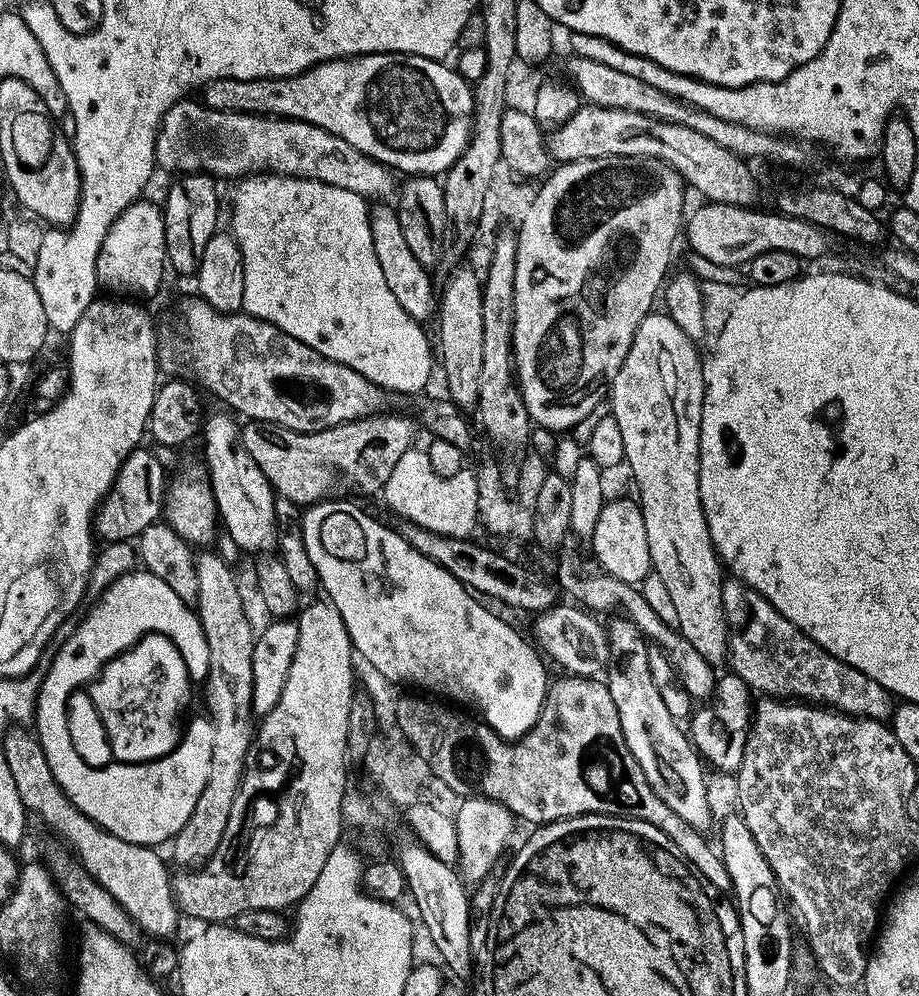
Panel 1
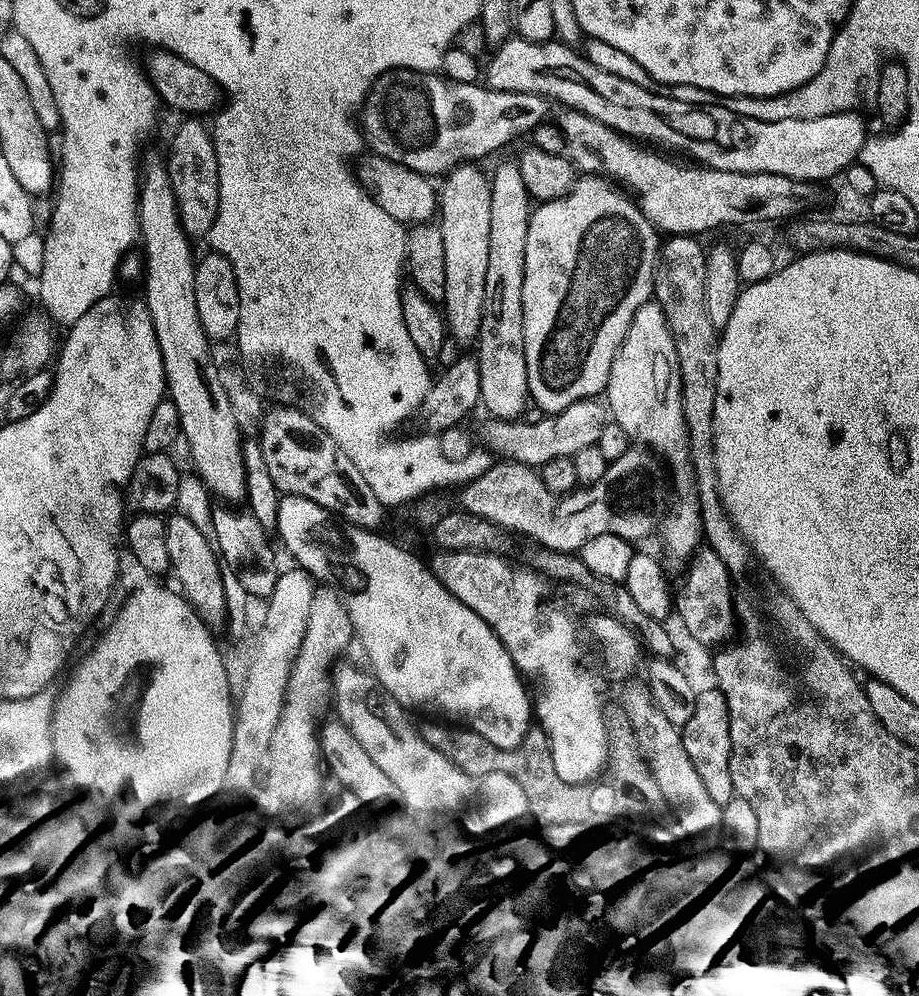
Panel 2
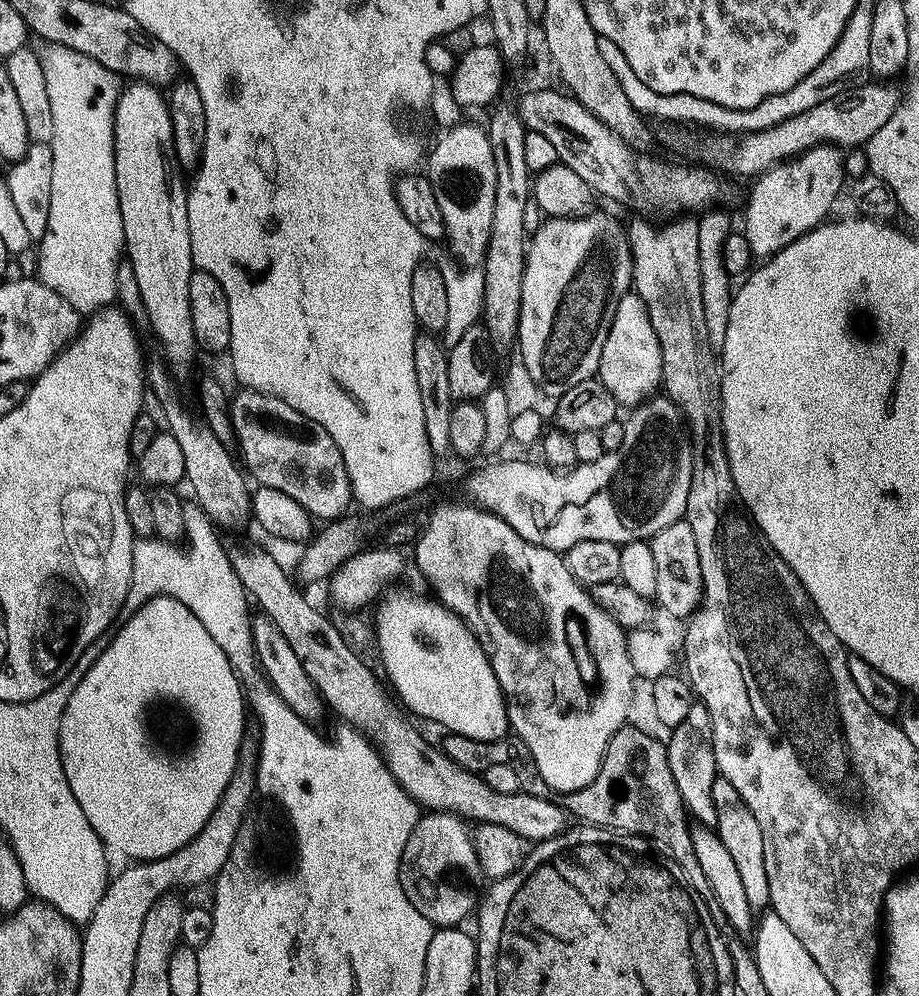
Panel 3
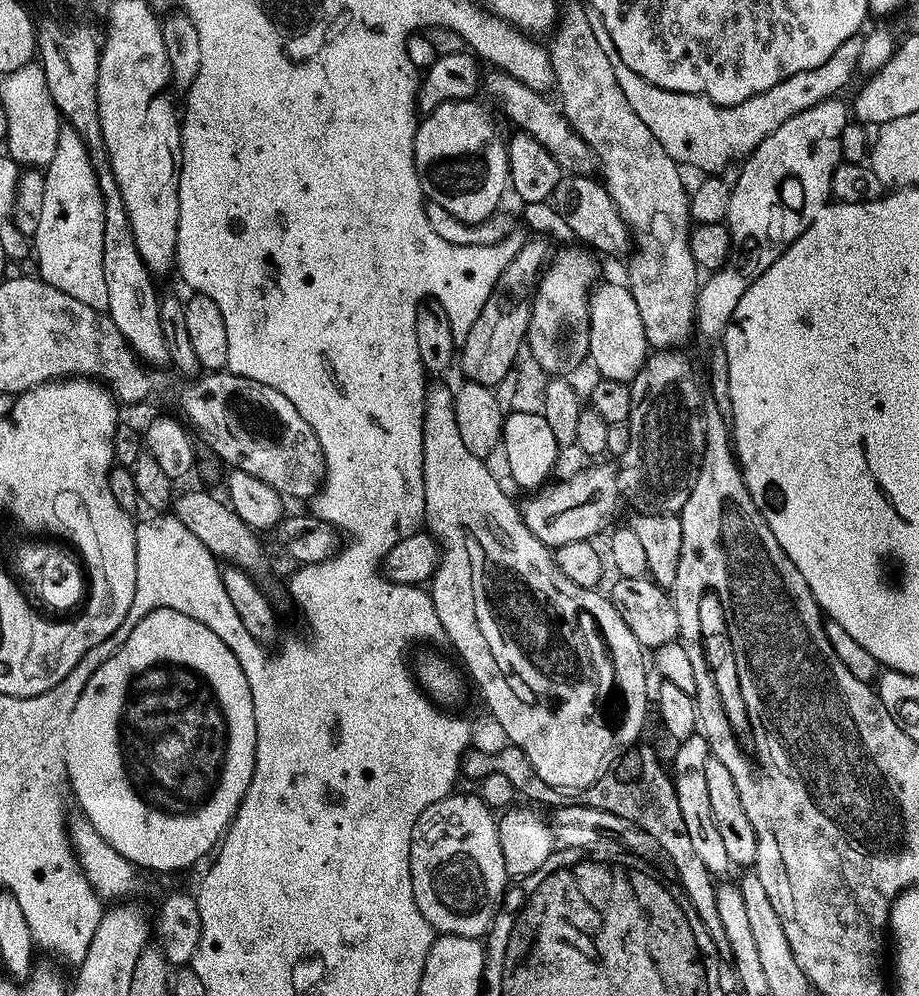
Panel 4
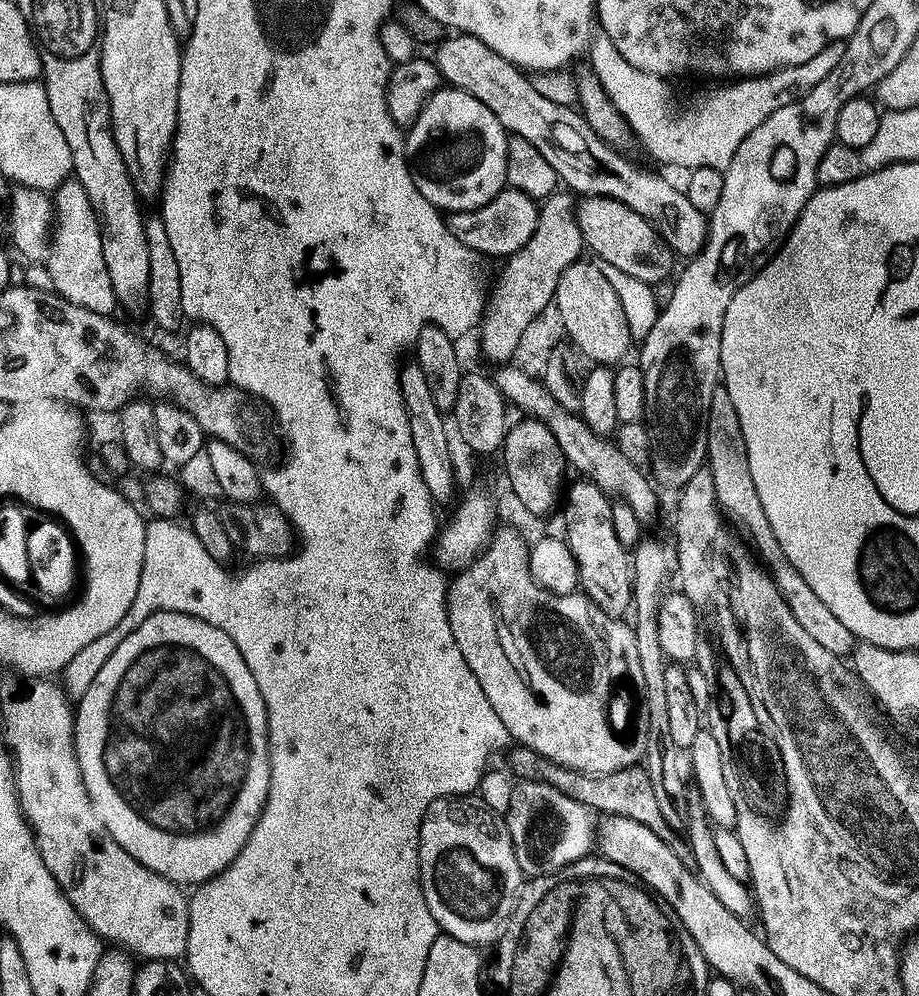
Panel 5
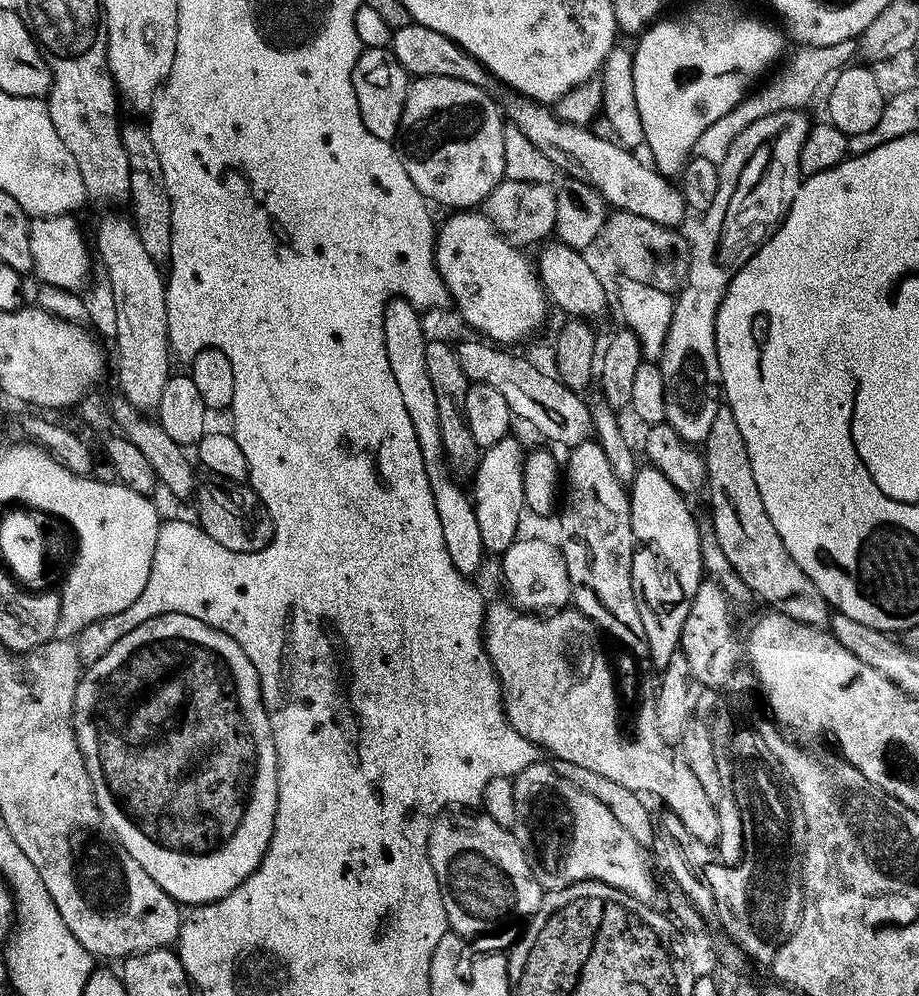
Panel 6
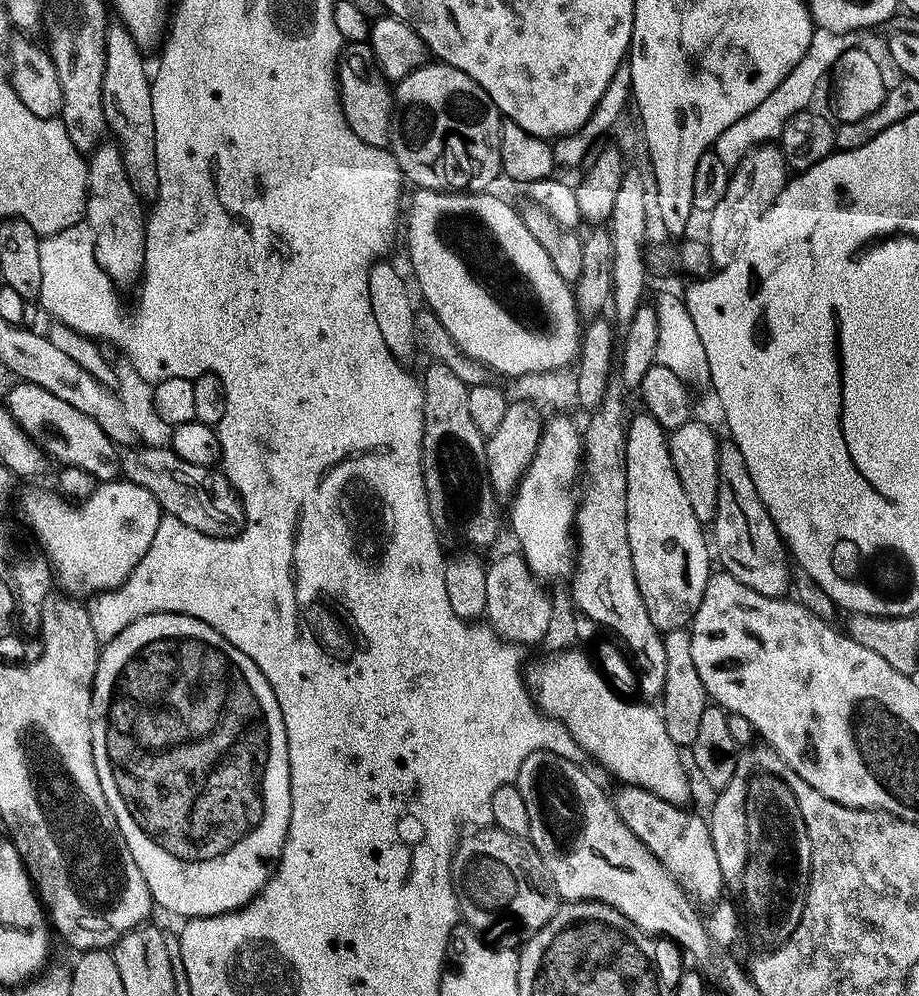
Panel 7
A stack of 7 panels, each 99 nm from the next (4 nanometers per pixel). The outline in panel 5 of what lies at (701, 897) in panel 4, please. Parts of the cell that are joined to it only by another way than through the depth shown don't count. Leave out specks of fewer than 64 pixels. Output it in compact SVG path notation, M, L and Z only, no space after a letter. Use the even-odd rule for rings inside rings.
M524 745L513 747L509 754L509 769L512 772L520 772L520 780L543 780L554 786L558 791L574 798L580 804L588 806L597 813L600 811L600 814L603 815L633 818L636 822L641 822L642 825L649 827L663 841L668 843L673 841L674 831L664 820L664 815L660 811L652 784L645 769L633 766L624 768L622 771L612 773L606 777L595 777L589 776L585 772L562 767L560 764L546 759L544 755L530 750Z

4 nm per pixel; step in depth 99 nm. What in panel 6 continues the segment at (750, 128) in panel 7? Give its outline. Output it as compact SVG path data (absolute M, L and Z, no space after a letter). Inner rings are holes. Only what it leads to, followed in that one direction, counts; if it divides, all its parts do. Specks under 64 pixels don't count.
M847 39L846 42L834 43L832 46L810 47L805 45L795 50L788 65L765 88L757 87L755 91L741 100L737 108L730 110L730 114L718 118L718 122L714 122L714 126L710 126L706 134L698 138L694 149L696 156L709 159L710 162L719 165L730 150L730 142L734 142L734 138L738 138L738 134L742 134L746 126L754 126L754 122L758 122L760 118L786 110L807 109L812 95L823 86L824 78L844 68L853 59L851 58L853 54L857 53L858 44L856 40Z

